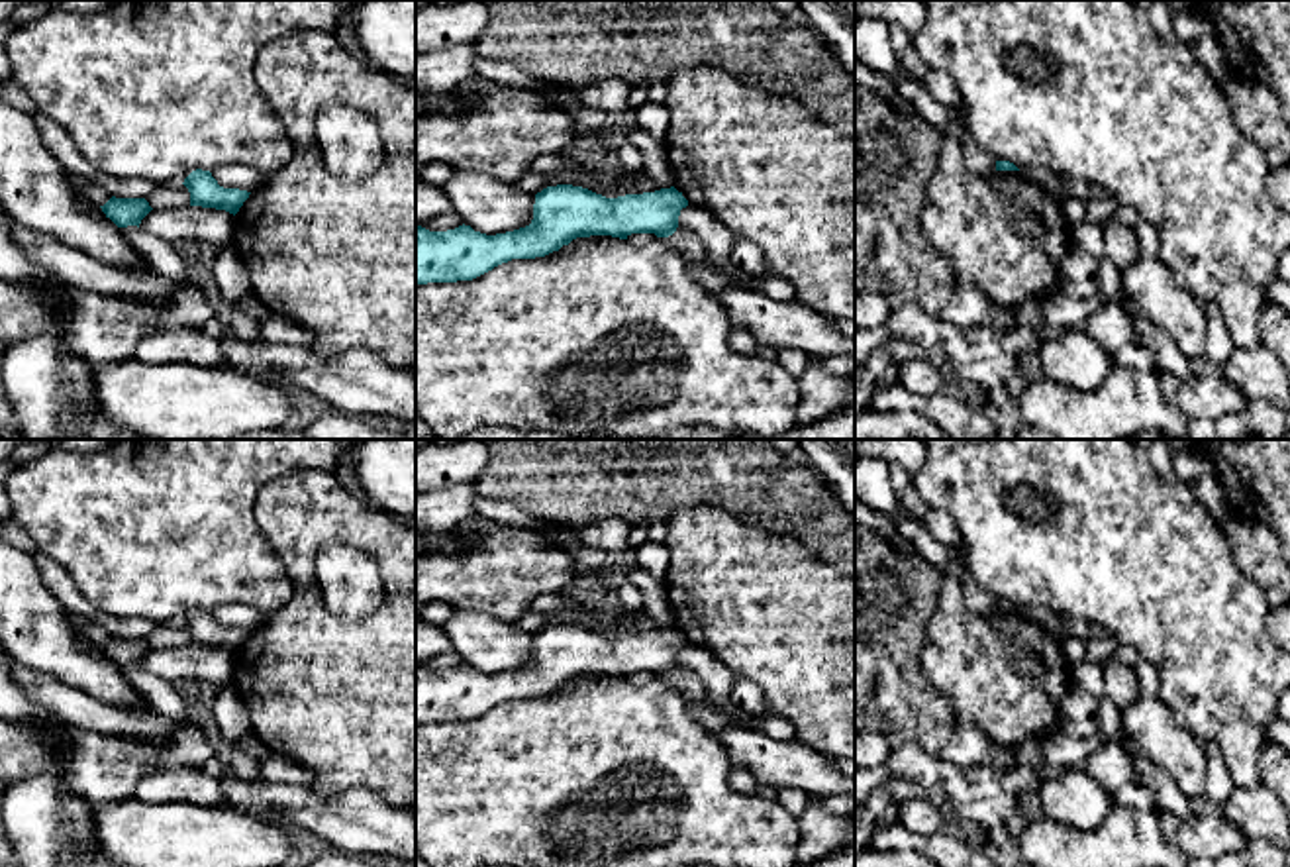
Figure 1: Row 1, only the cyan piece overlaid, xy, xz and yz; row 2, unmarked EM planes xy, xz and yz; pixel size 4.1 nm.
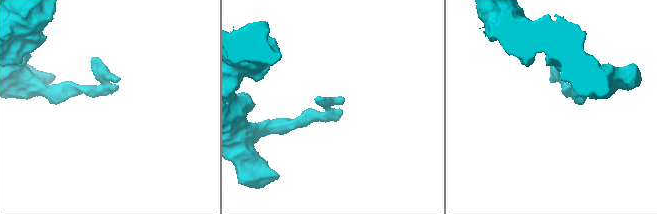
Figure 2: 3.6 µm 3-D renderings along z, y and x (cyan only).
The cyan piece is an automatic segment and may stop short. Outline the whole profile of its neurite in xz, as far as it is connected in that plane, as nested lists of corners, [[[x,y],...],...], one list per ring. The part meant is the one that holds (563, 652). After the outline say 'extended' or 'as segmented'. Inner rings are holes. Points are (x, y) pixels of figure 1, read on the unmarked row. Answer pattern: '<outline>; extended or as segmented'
[[[572,624],[547,626],[535,634],[531,663],[514,671],[486,675],[465,663],[447,671],[416,665],[416,724],[472,720],[512,698],[545,696],[576,677],[669,677],[686,645],[674,626],[618,638]]]; as segmented

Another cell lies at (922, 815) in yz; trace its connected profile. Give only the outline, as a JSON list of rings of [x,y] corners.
[[[927,794],[900,800],[898,820],[912,832],[935,834],[943,830],[943,806]]]

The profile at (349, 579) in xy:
[[[329,541],[314,563],[325,610],[341,620],[365,620],[384,600],[376,561],[363,549]]]

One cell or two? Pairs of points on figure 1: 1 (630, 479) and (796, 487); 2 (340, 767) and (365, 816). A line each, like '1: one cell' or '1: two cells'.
1: one cell
2: two cells

